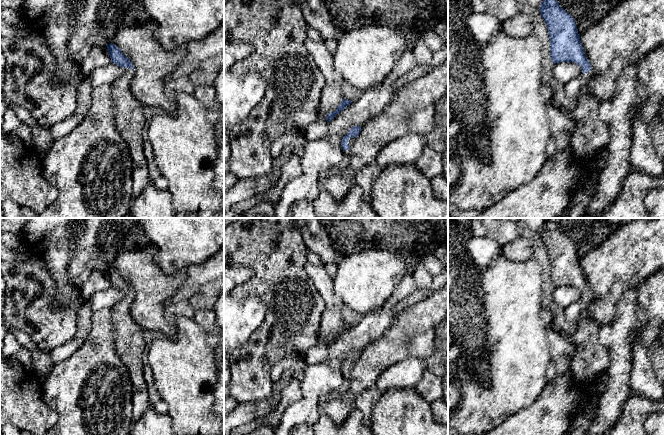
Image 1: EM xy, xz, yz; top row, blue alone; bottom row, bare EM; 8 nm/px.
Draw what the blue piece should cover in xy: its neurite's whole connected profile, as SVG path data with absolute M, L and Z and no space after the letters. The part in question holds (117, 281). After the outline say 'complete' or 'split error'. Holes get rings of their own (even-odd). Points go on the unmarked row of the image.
M110 267L106 271L111 286L123 293L123 298L110 308L111 321L117 354L128 369L133 383L132 423L135 423L151 405L143 373L142 354L146 343L143 337L143 329L133 320L130 314L130 308L134 301L132 286L116 269Z; split error

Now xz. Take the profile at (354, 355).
M354 350L349 354L349 357L342 362L341 371L344 380L349 380L352 367L354 363L359 359L360 355L360 350Z; split error

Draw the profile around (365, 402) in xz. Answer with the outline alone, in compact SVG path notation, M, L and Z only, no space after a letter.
M373 387L362 392L355 398L355 408L362 412L366 425L371 425L374 406L383 394L384 391Z

